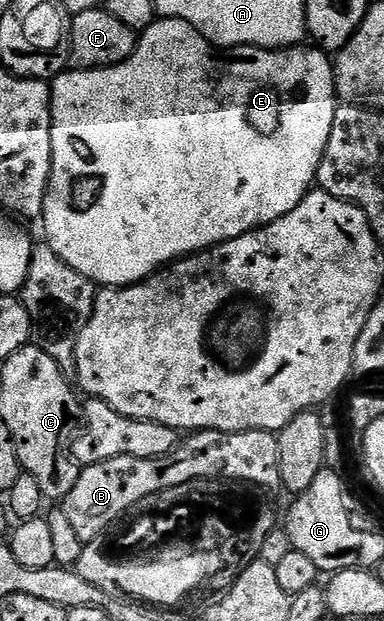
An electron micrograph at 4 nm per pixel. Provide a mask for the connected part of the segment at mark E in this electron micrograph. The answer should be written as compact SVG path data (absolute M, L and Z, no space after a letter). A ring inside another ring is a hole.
M160 17L149 29L143 30L143 32L139 34L136 50L122 63L107 65L105 69L81 69L76 67L73 68L73 73L64 73L56 82L53 80L50 85L52 90L52 174L48 180L48 190L46 191L44 211L42 214L44 233L48 236L45 237L46 244L48 244L65 263L70 267L74 267L74 271L86 275L90 280L95 281L97 286L123 287L126 285L135 285L143 281L144 278L152 276L152 274L157 272L161 267L167 266L177 259L183 259L201 251L211 250L213 247L221 245L223 241L232 241L235 237L252 233L256 229L263 229L265 225L282 219L282 215L294 211L294 207L298 207L298 203L302 203L302 199L313 188L316 180L316 172L322 163L322 155L326 151L326 143L330 139L330 131L334 127L334 115L336 114L338 104L333 58L319 47L311 47L312 49L304 48L305 47L257 49L255 45L242 45L239 47L228 47L221 51L219 48L213 47L193 25L186 23L180 17Z

